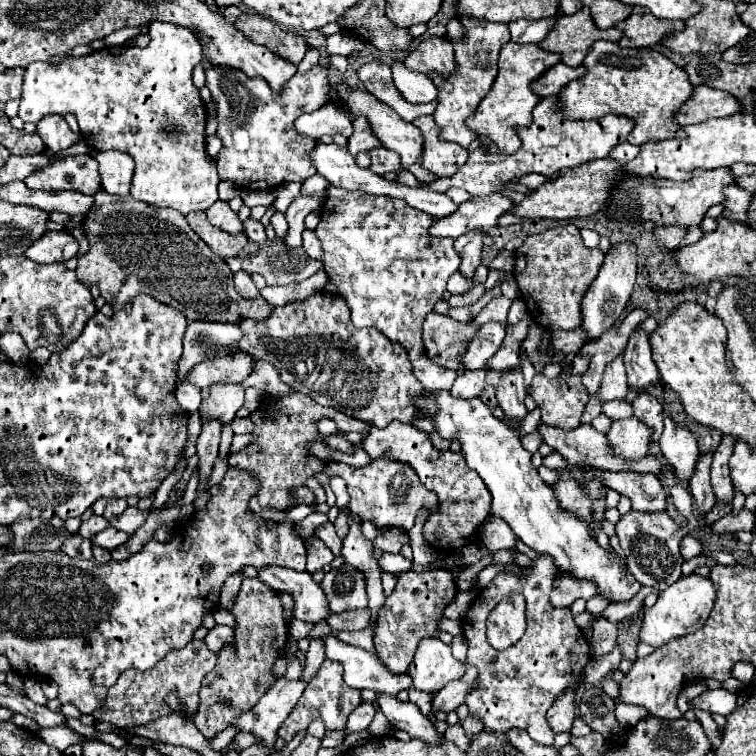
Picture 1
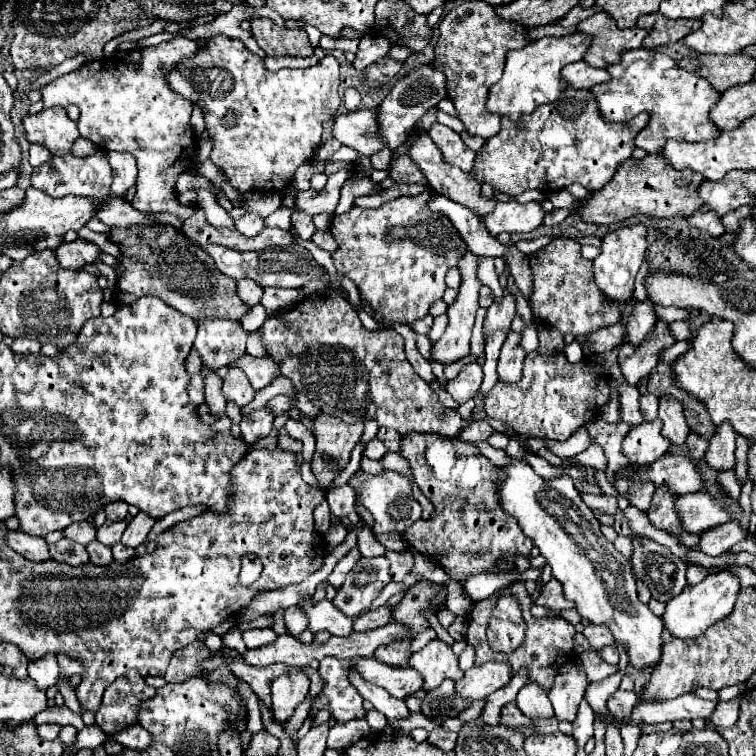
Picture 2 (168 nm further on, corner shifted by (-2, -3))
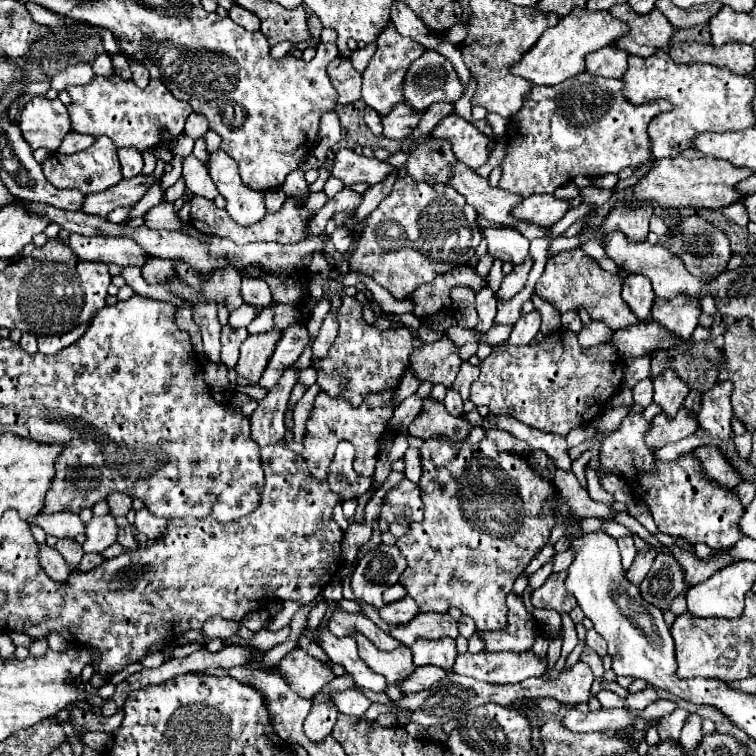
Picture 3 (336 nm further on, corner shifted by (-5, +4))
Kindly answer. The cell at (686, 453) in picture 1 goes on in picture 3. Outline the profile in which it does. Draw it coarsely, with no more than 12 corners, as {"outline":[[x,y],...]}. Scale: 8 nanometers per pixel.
{"outline":[[672,368],[654,378],[654,402],[668,416],[690,388]]}

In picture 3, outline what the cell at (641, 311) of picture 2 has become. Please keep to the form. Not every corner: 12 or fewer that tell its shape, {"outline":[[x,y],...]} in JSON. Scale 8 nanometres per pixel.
{"outline":[[628,274],[622,298],[638,318],[654,302],[648,278]]}

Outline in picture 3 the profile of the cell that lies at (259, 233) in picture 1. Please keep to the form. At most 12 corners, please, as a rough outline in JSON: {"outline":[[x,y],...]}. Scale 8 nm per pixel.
{"outline":[[222,148],[208,172],[236,224],[252,226],[266,210],[264,192],[240,180]]}

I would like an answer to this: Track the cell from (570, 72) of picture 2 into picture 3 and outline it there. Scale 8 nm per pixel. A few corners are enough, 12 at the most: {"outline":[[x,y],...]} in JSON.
{"outline":[[606,46],[586,56],[594,76],[620,78],[628,70],[624,50]]}

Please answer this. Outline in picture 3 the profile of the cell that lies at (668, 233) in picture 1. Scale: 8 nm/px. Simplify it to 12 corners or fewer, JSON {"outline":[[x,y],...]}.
{"outline":[[742,202],[726,206],[722,212],[730,220],[746,226],[750,222]]}

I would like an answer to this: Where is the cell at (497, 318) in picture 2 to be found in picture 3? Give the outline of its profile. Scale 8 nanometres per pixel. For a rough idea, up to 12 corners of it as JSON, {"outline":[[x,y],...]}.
{"outline":[[534,258],[504,278],[498,298],[508,300],[526,286]]}

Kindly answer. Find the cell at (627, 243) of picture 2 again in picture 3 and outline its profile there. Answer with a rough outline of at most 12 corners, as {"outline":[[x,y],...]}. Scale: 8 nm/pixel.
{"outline":[[618,200],[602,232],[622,230],[642,242],[652,216],[650,204],[628,206]]}

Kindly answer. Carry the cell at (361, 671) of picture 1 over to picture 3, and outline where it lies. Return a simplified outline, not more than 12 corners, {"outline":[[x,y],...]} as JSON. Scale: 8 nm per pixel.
{"outline":[[432,666],[416,668],[400,682],[402,692],[422,692],[440,682],[448,672]]}

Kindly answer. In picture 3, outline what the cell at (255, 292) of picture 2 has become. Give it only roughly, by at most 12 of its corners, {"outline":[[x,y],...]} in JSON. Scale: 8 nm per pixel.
{"outline":[[260,278],[242,280],[242,298],[252,306],[272,302]]}

